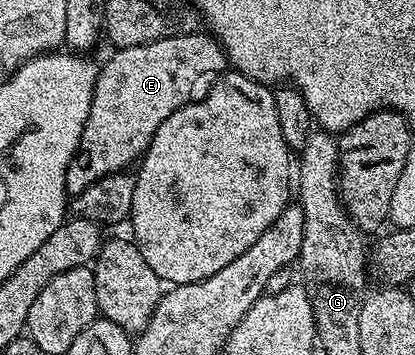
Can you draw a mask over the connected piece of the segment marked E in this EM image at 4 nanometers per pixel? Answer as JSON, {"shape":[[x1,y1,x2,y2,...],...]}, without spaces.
{"shape":[[203,31,185,36,167,36,158,42,142,46,117,48,111,54,113,56,105,64,99,65,94,98,90,102,90,114,86,118,82,138,74,150,74,158,70,158,70,166,66,170,66,190,69,197,77,196,82,190,86,190,86,186,104,176,123,172,129,166,135,165,148,151,158,126,162,126,162,122,166,122,166,118,170,118,174,110,193,99,192,91,195,90,200,76,206,75,207,72,220,74,229,67,223,46,216,41,215,36]]}

